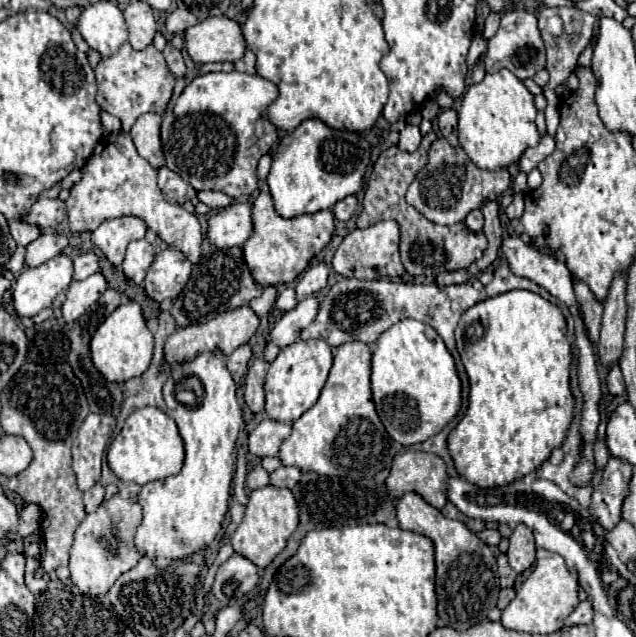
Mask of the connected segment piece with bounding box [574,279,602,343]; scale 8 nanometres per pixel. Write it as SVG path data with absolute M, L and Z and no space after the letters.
M574 279L574 291L576 291L576 299L580 301L584 315L586 315L586 327L588 327L588 339L592 343L598 341L598 331L600 331L600 321L602 321L602 303L596 299L596 295L590 291L590 287L580 281Z

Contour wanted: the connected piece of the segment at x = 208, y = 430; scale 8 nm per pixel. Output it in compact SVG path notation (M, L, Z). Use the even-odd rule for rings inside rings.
M220 349L200 353L192 361L174 365L162 387L168 409L166 413L180 429L186 459L178 475L146 483L140 489L138 501L144 519L136 529L134 539L136 547L160 563L160 567L168 565L172 559L186 559L188 555L208 547L220 533L228 511L230 485L236 467L234 449L244 419L236 397L238 385L226 367L226 361L228 357ZM190 377L196 377L196 383L188 381Z

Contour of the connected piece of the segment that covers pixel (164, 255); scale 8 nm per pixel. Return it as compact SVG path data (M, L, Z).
M166 247L154 257L154 263L144 279L144 289L148 297L158 303L164 299L176 299L188 283L190 271L192 263L186 259L186 255L176 247Z

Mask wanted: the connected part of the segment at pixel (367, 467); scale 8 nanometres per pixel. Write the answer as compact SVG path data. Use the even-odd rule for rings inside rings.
M348 341L336 349L334 365L328 381L314 403L292 425L292 435L280 447L282 465L300 467L304 473L312 471L328 477L374 477L378 471L390 467L398 445L390 439L380 423L372 401L370 387L372 351L362 341Z

